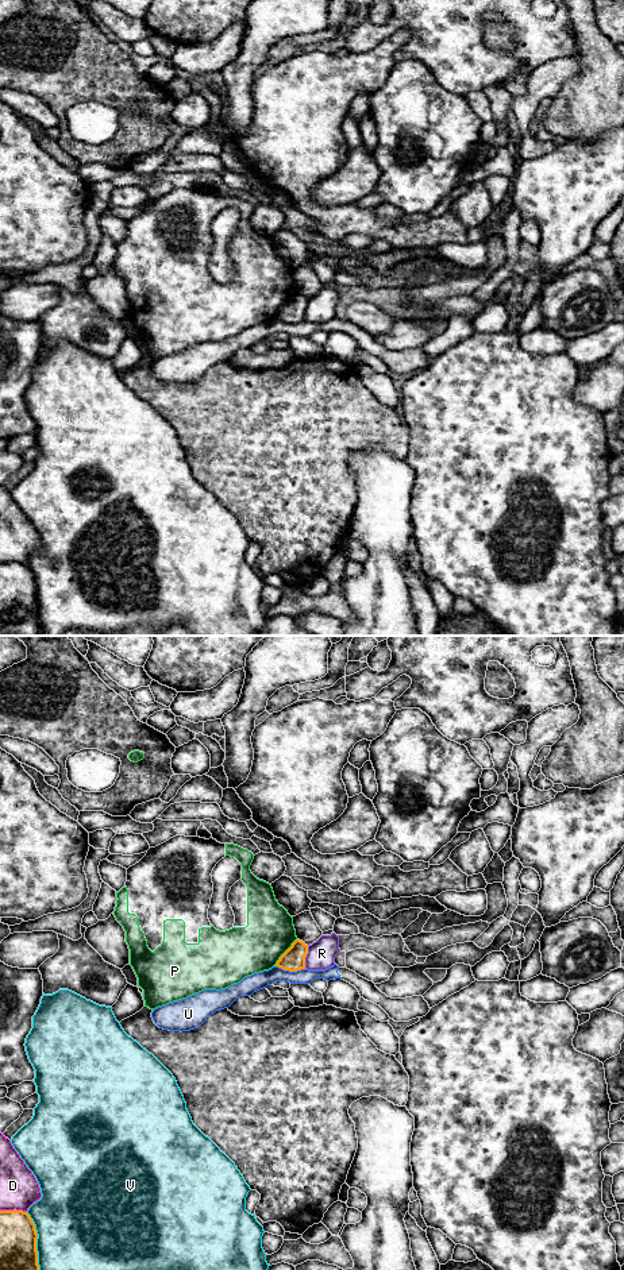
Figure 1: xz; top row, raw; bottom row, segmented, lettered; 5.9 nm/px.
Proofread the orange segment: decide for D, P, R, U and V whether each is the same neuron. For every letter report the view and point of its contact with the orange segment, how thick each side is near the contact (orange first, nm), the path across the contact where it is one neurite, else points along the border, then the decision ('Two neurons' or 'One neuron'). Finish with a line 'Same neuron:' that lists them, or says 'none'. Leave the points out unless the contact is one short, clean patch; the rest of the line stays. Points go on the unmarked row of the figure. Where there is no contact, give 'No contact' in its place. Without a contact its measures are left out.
D: Touches orange at xz (14, 562). Thickness 220 nm (orange) against 240 nm. Two neurons
P: Touches orange at xz (285, 304). Thickness 140 nm (orange) against 280 nm. Two neurons
R: Touches orange at xz (305, 308). Thickness 140 nm (orange) against 160 nm. Two neurons
U: Touches orange at xz (291, 323). Thickness 140 nm (orange) against 100 nm. Two neurons
V: Touches orange at xz (35, 599). Thickness 240 nm (orange) against 460 nm. Two neurons
Same neuron: none

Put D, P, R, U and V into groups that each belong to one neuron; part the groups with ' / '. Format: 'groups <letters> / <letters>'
groups D / P / R / U / V

